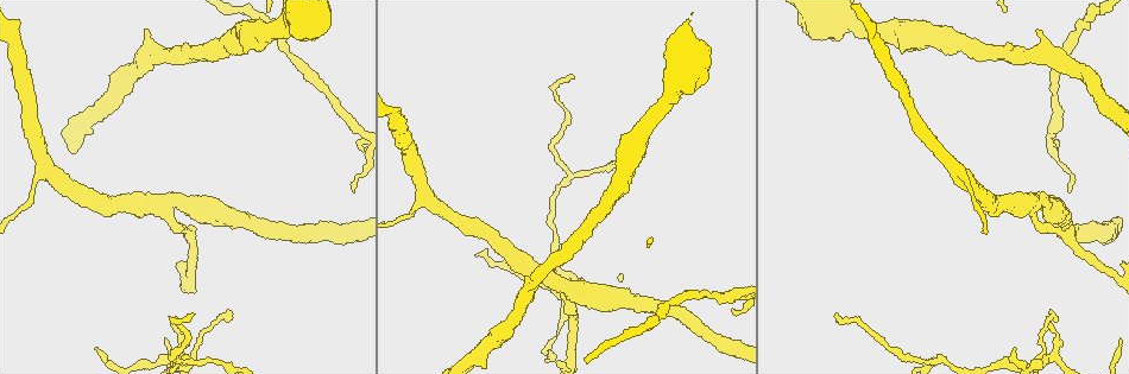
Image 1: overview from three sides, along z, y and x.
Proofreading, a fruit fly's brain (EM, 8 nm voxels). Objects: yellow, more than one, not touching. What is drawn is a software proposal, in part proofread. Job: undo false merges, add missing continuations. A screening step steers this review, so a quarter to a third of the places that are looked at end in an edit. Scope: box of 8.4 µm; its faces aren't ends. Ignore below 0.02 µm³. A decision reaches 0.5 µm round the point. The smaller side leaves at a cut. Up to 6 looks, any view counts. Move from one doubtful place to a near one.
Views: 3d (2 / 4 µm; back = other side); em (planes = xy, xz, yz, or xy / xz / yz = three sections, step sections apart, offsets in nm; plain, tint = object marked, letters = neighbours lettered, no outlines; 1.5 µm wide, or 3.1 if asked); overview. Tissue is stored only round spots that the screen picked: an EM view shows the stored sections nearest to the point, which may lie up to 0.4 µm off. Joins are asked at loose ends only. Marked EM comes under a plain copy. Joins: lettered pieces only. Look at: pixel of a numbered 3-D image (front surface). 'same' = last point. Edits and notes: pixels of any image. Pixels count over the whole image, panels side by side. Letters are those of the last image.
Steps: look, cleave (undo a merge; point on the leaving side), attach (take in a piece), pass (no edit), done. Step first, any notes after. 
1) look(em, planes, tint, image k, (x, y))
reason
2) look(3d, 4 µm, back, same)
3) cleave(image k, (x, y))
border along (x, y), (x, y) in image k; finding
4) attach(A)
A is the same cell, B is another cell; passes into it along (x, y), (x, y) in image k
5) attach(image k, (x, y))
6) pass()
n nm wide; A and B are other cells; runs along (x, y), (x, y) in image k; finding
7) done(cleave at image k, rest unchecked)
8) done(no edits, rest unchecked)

look(3d, 2 µm, image 1, (574, 79))
end of a long branch

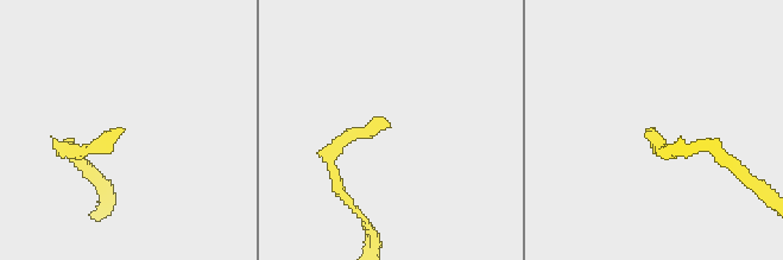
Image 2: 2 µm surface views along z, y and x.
look(em, xy, step 8, letters, image 2, (653, 128))

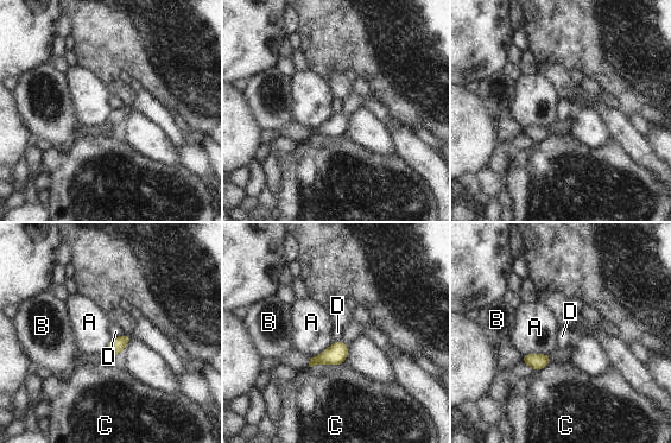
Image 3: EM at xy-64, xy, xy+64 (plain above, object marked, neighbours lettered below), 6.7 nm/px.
look(em, planes, letters, same)
another direction

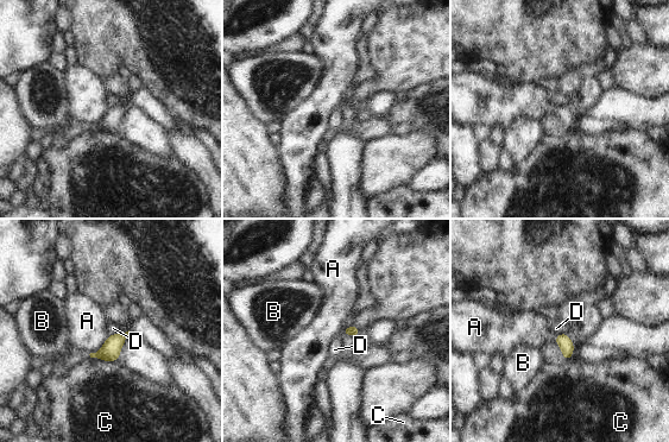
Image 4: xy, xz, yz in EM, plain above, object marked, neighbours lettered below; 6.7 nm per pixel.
pass()
A, B, C and D are other cells; none of them fits

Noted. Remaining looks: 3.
look(3d, 2 µm, image 1, (146, 30))
branch stops here

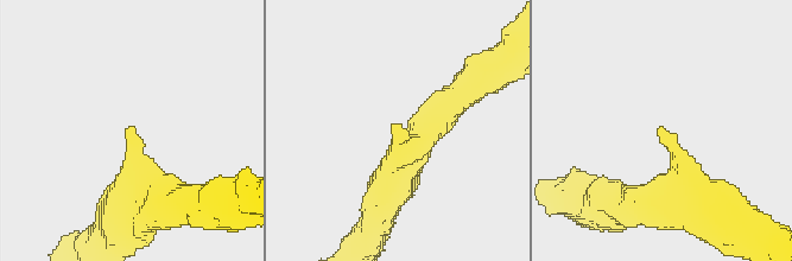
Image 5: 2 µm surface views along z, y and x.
look(em, yz, step 4, tint, image 5, (662, 128))

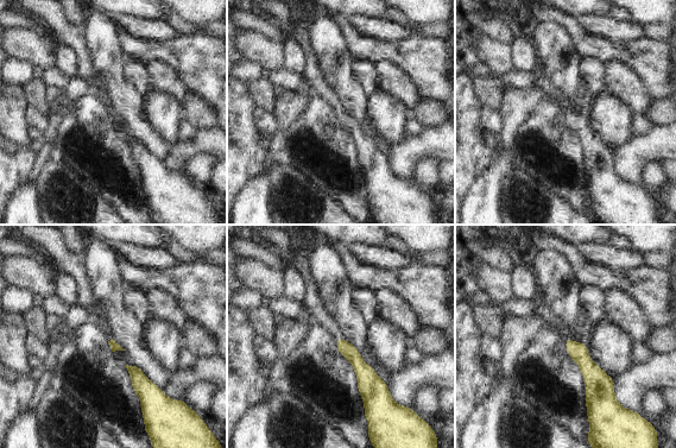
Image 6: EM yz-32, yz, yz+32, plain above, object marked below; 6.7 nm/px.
look(em, planes, letters, same)
cut it another way

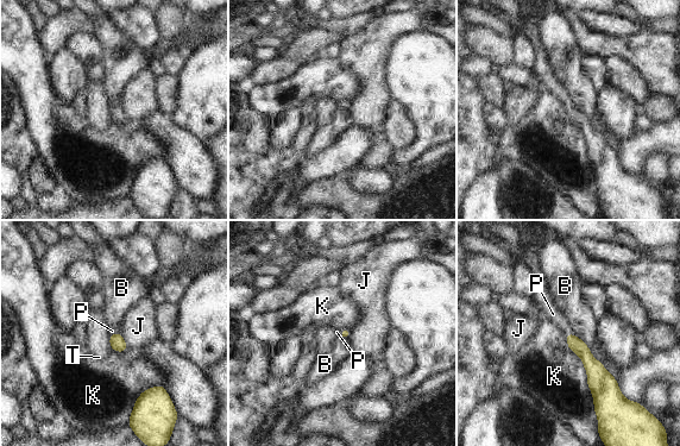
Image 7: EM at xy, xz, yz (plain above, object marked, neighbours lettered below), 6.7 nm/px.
attach(P)
P is the same cell, B, J, K and T are other cells; passes into it along (117, 343), (112, 334), (118, 328) in image 7; the neuron continues

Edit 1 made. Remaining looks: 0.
done(attach at image 7, rest unchecked)

